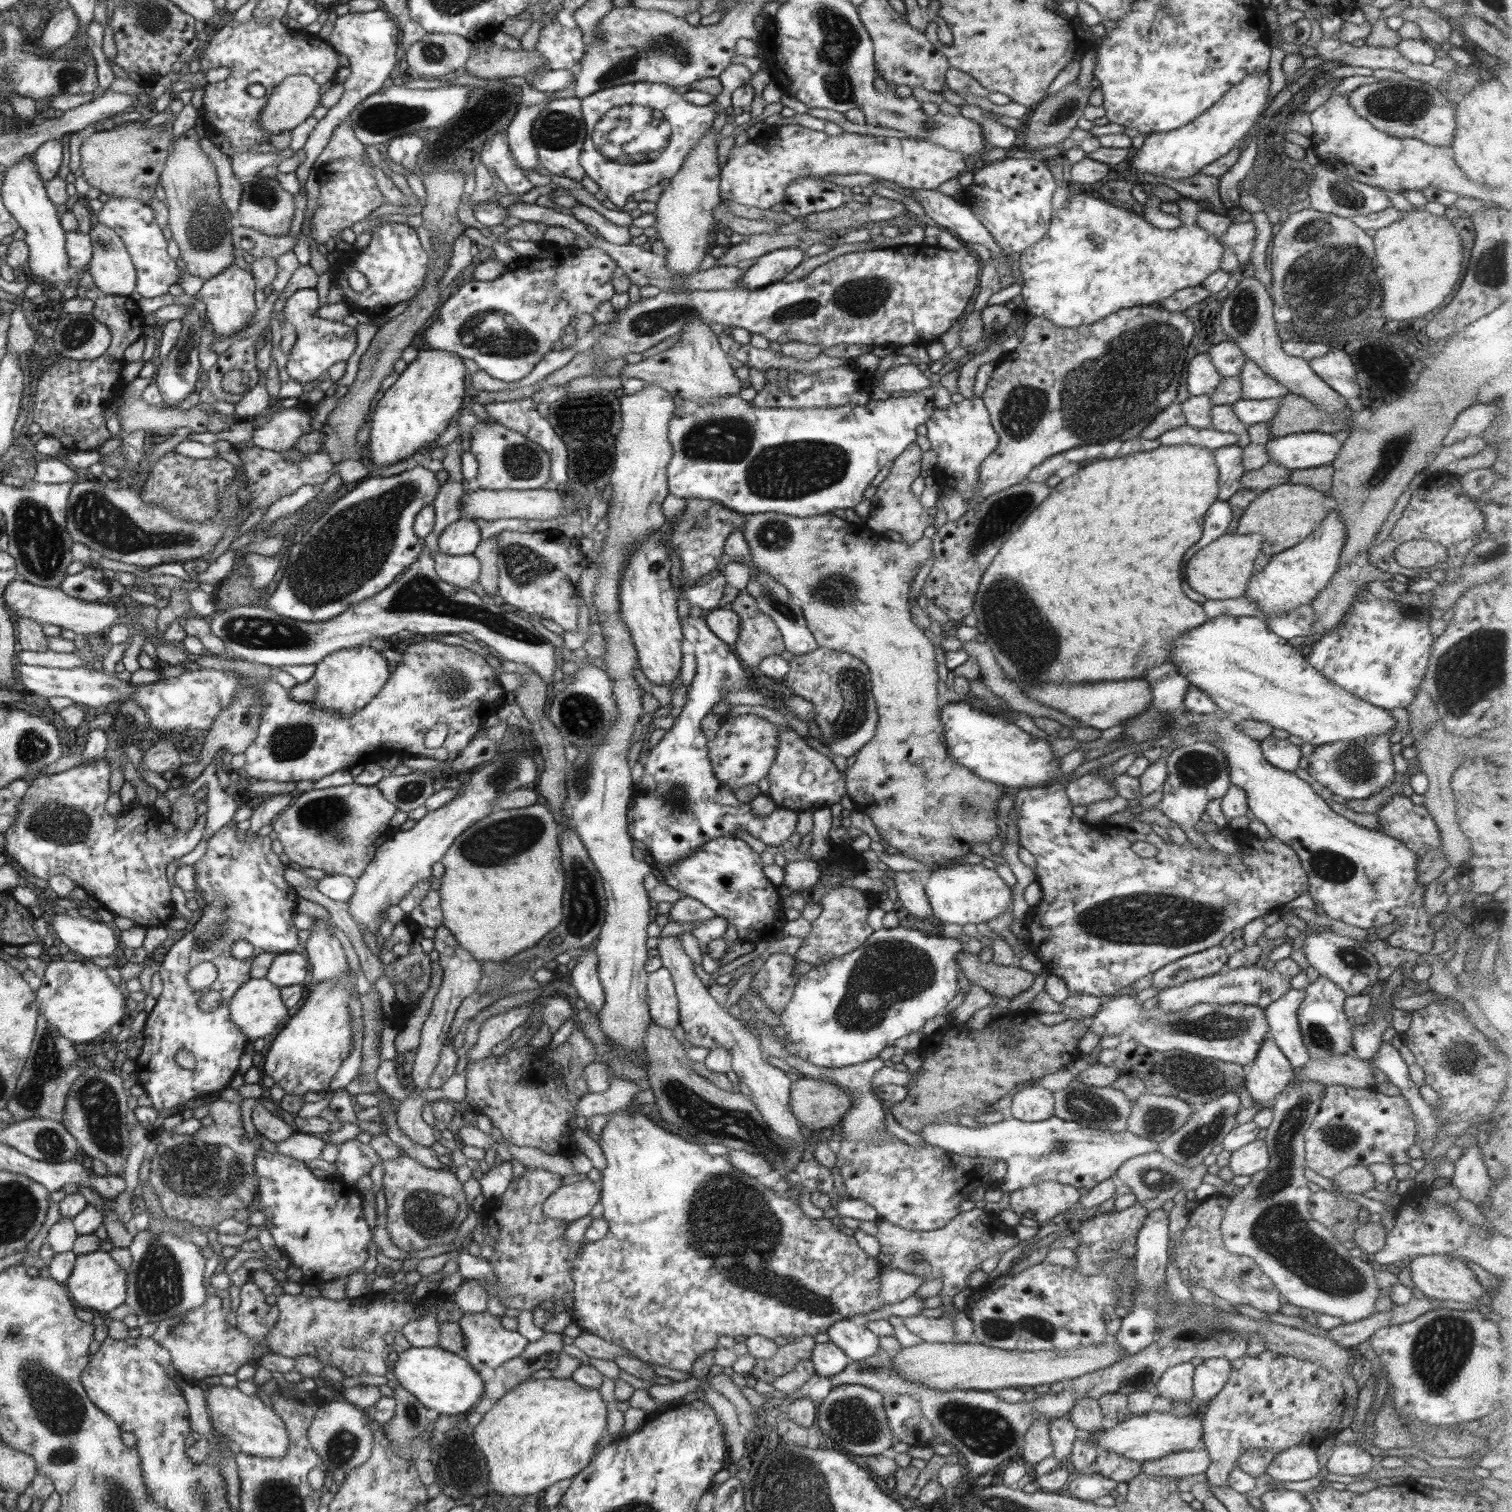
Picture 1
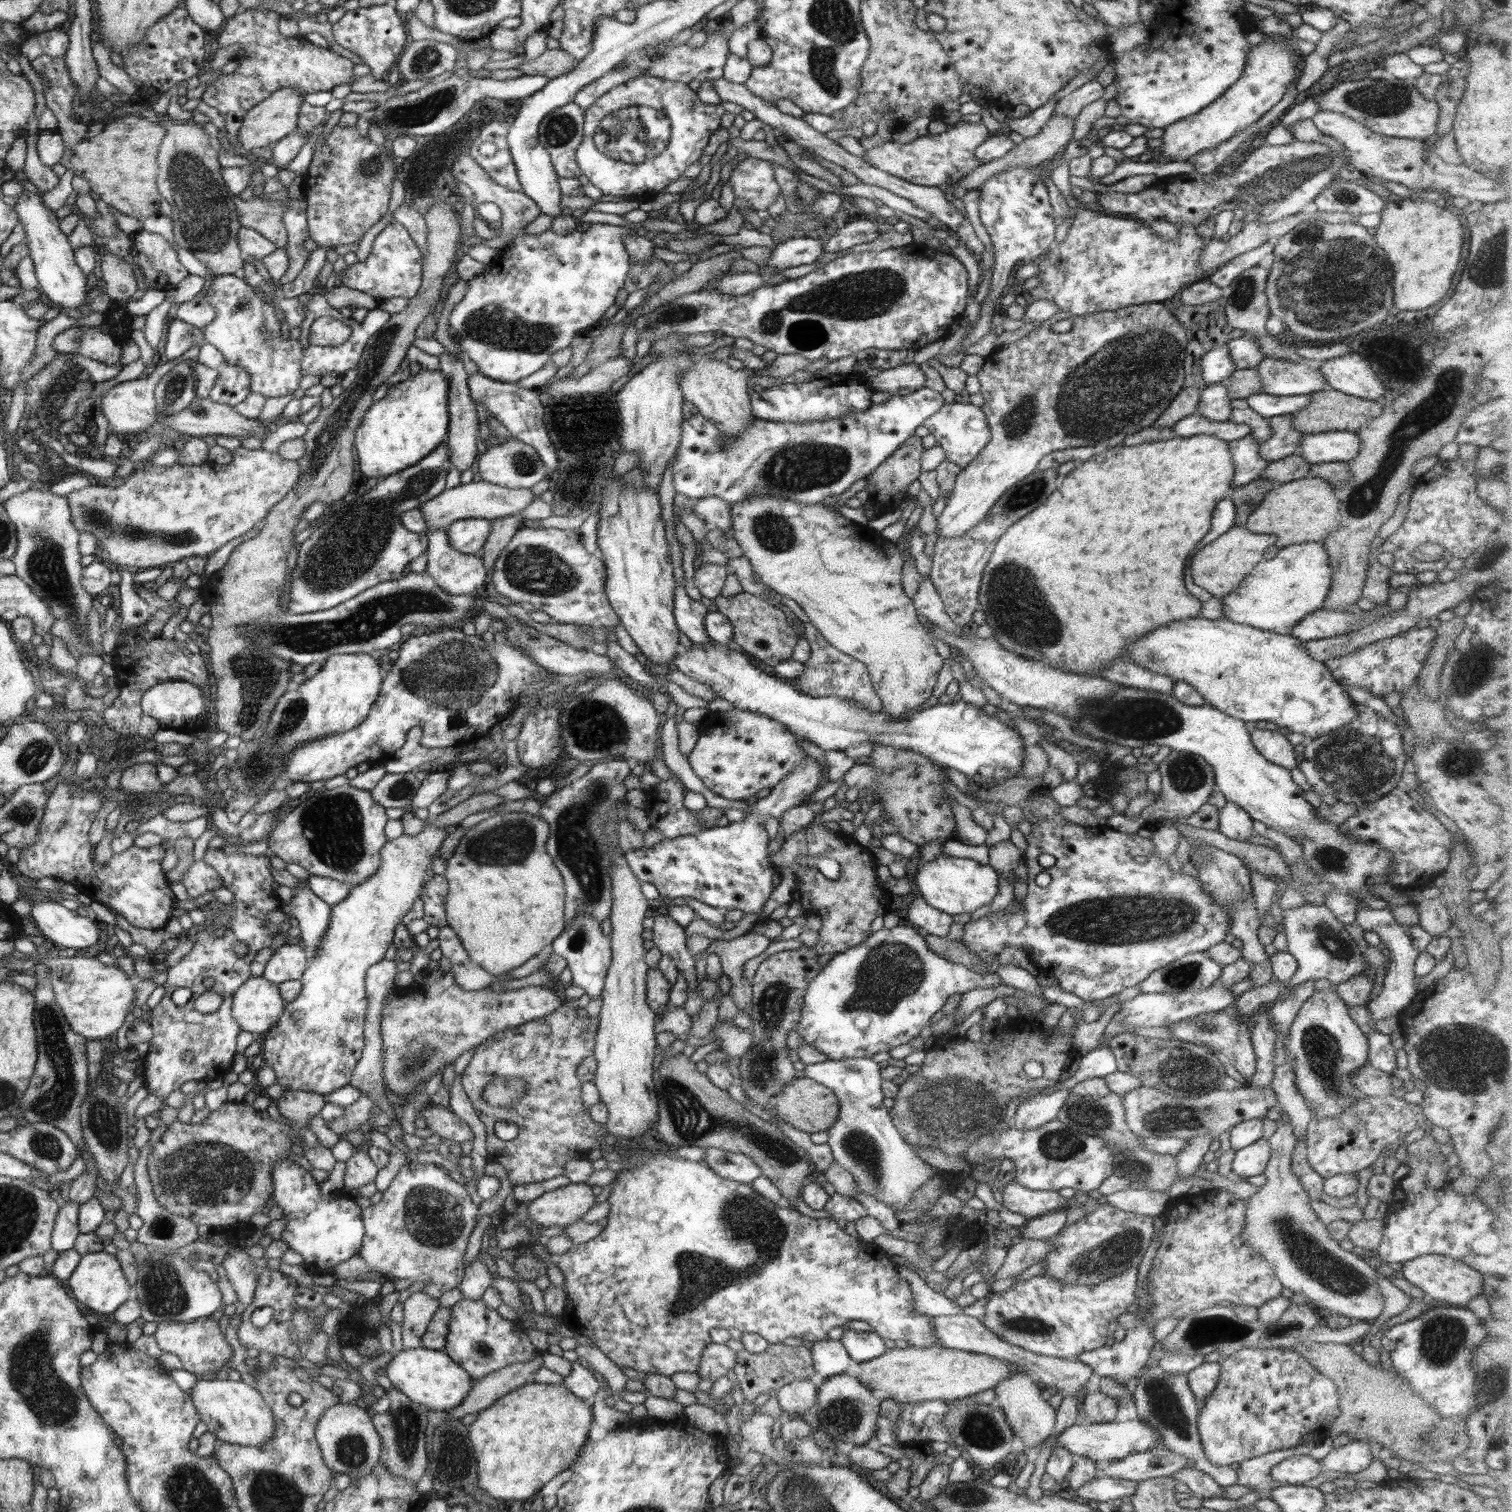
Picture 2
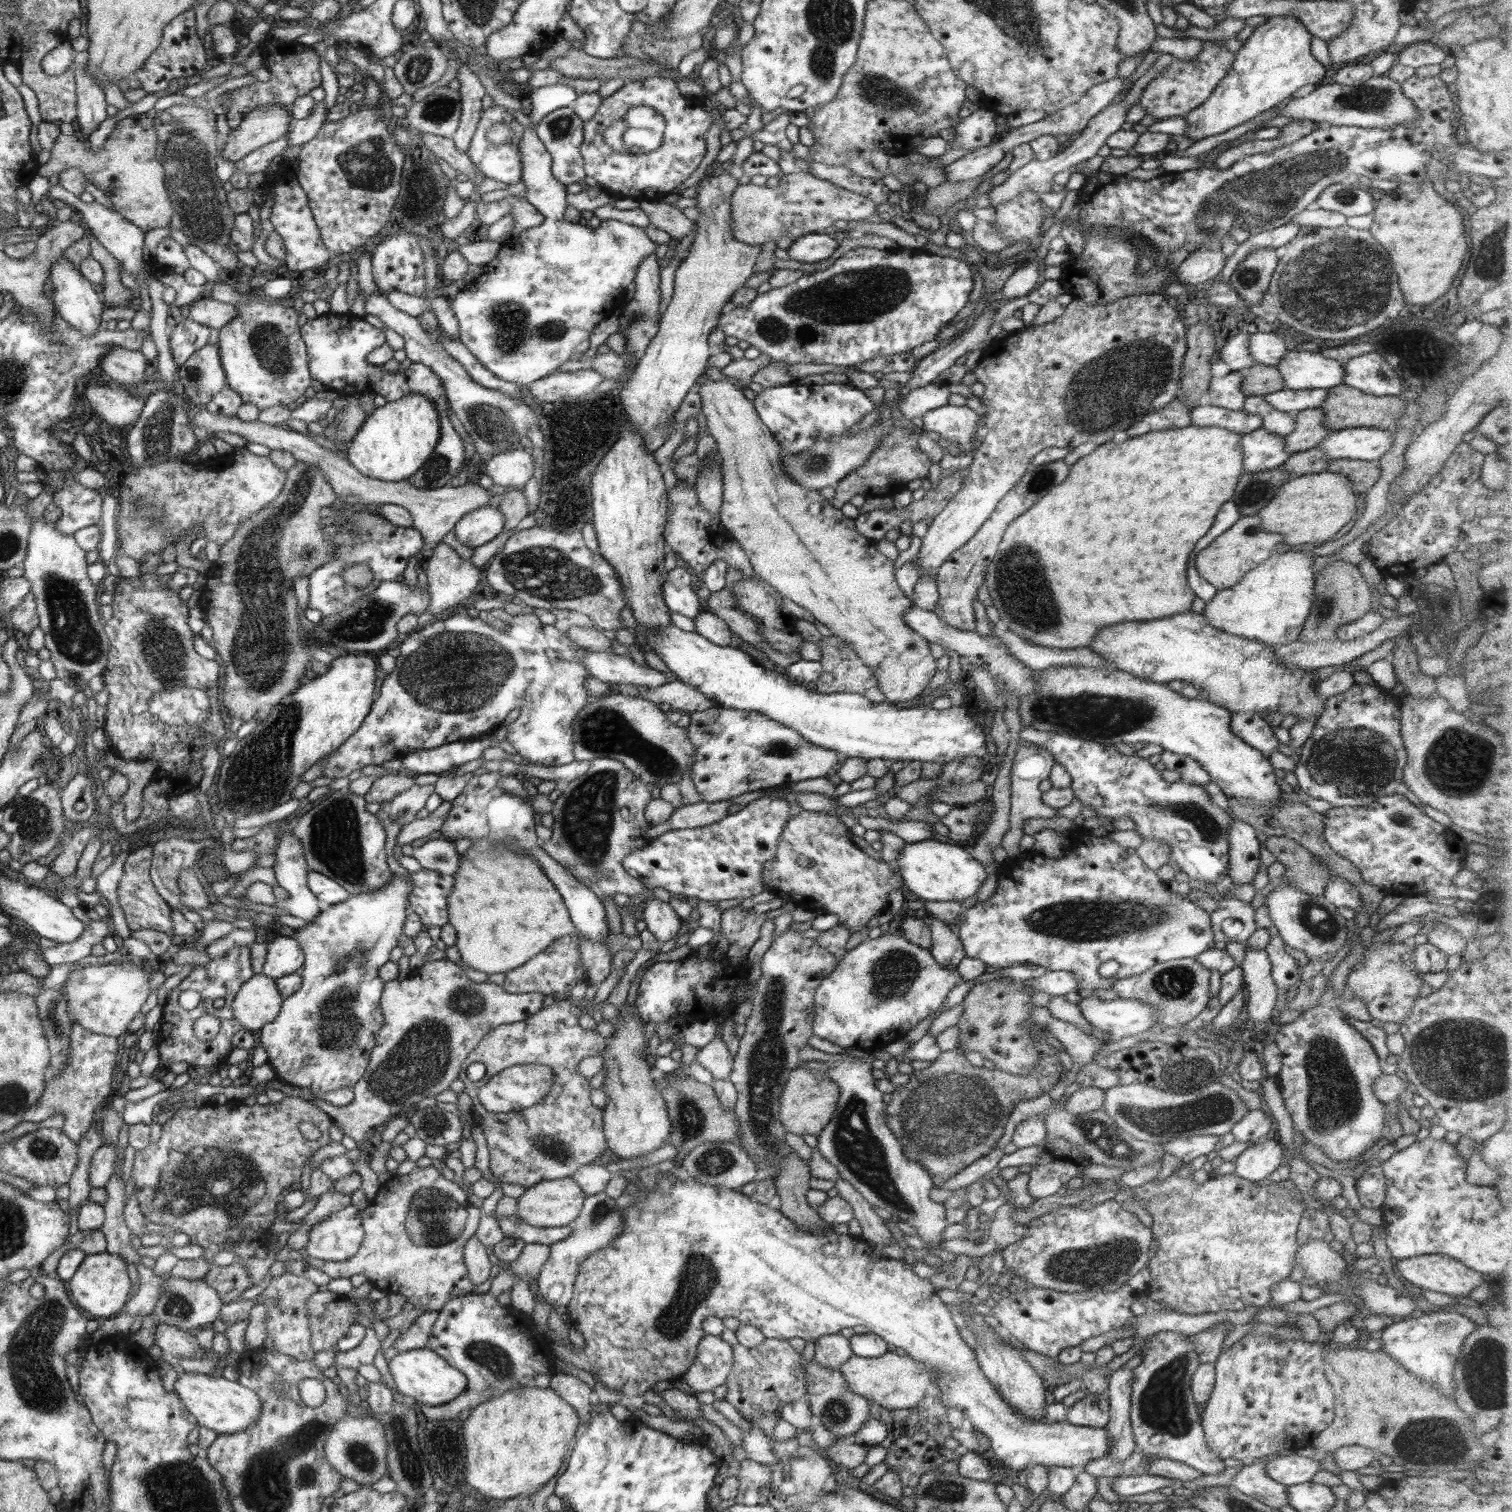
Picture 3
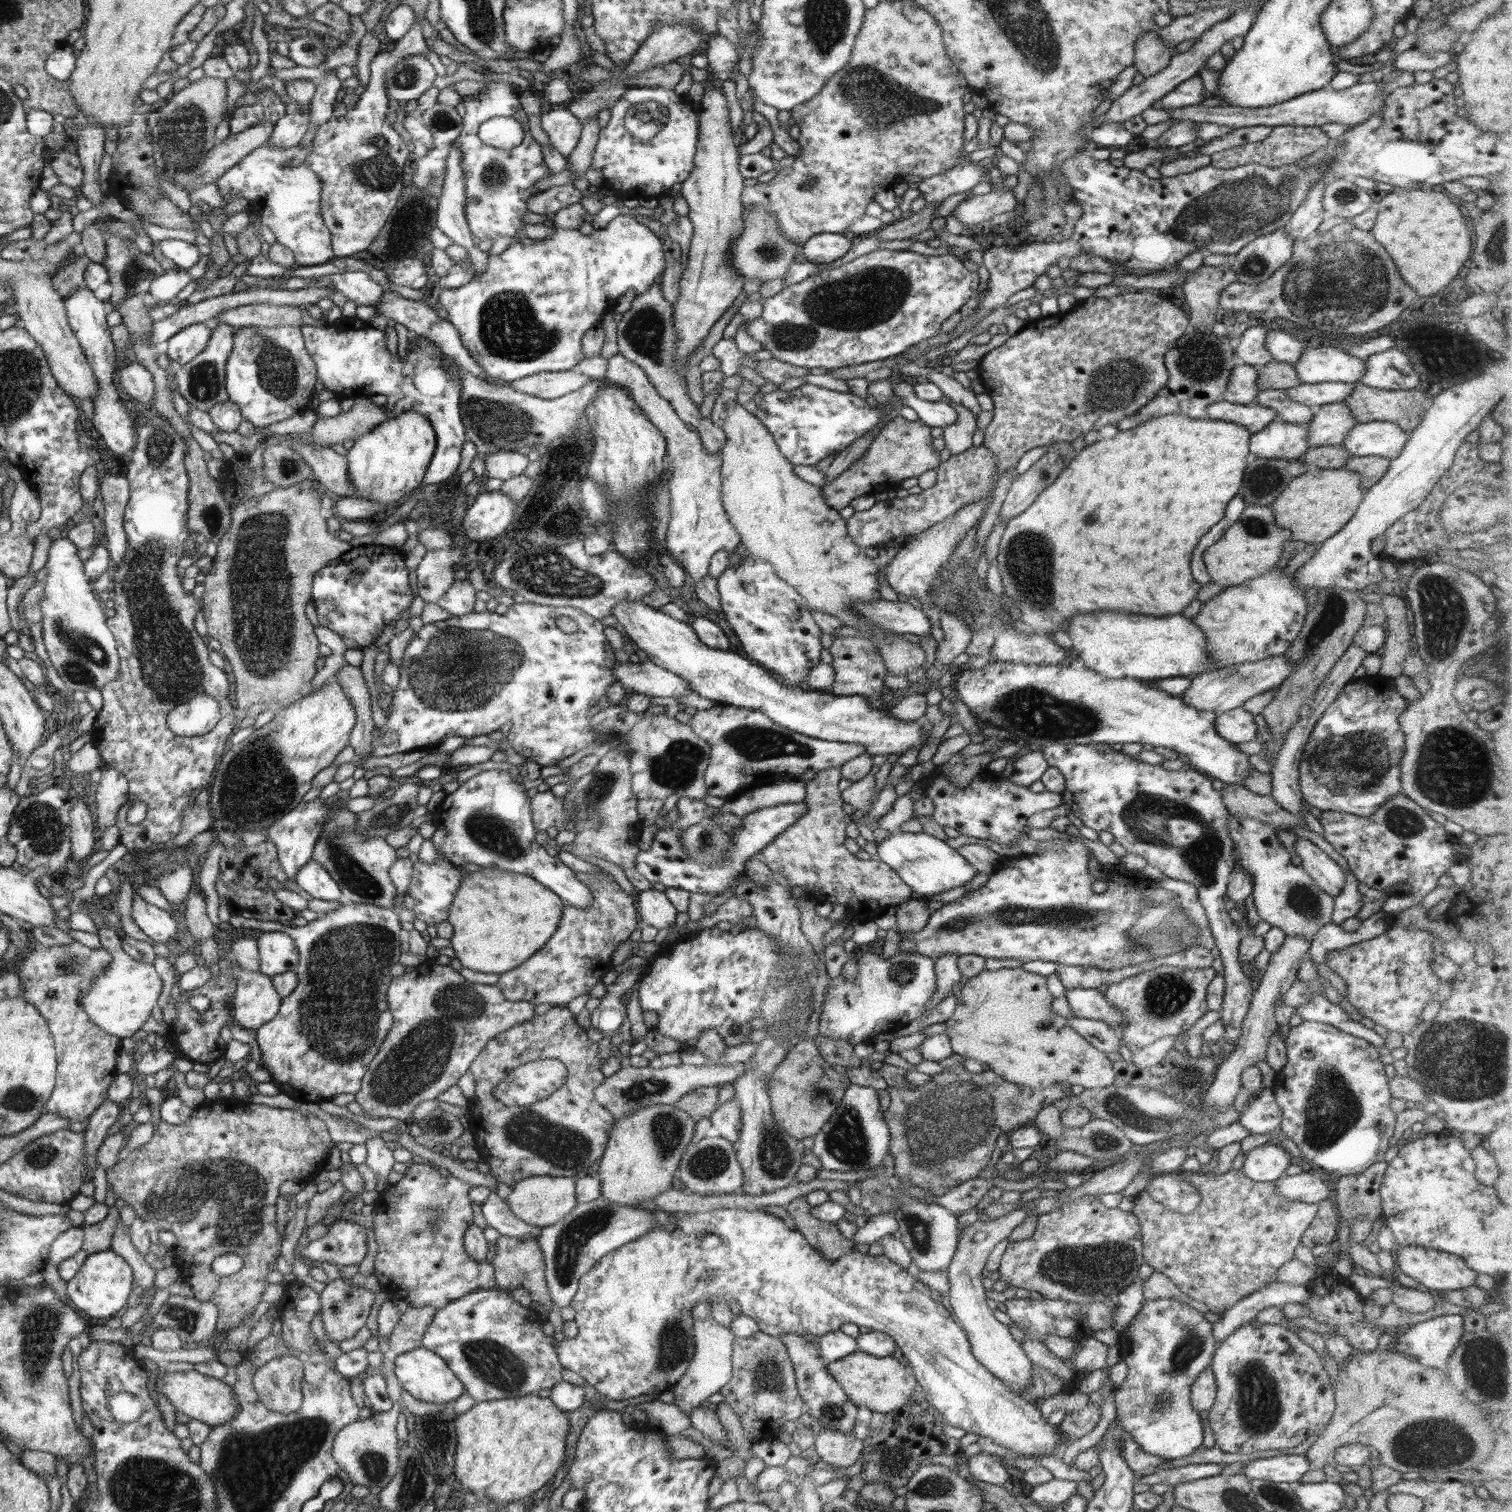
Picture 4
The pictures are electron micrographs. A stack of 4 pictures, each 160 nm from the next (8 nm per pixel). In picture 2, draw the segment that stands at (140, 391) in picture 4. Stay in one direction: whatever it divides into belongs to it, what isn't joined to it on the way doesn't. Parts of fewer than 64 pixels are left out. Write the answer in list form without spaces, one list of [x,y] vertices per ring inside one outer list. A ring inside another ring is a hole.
[[[76,326],[56,336],[53,348],[60,354],[80,354],[99,363],[121,363],[121,346],[110,333],[89,326]]]

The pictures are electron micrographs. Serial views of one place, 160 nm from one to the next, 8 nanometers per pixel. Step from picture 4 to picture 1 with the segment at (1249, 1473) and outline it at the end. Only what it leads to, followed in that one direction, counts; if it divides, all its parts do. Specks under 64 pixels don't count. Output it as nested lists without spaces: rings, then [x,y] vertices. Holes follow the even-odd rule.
[[[1311,1445],[1292,1446],[1276,1453],[1266,1469],[1266,1474],[1280,1482],[1302,1482],[1314,1478],[1319,1472],[1316,1447]]]

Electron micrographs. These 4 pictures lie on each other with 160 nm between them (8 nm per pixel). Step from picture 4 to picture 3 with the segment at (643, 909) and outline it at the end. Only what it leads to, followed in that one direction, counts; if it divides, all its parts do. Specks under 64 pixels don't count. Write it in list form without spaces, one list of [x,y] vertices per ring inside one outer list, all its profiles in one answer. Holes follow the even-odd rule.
[[[649,897],[646,900],[642,918],[646,922],[646,930],[661,942],[677,939],[683,923],[683,919],[674,912],[669,902],[663,902],[656,897]]]

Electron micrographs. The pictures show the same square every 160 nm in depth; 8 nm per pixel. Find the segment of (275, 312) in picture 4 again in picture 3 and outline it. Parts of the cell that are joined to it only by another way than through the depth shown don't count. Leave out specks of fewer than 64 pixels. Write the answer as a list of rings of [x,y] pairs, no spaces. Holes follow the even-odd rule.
[[[210,296],[182,307],[182,311],[188,319],[211,329],[222,329],[234,319],[234,316],[238,315],[238,309],[234,305],[217,301]]]

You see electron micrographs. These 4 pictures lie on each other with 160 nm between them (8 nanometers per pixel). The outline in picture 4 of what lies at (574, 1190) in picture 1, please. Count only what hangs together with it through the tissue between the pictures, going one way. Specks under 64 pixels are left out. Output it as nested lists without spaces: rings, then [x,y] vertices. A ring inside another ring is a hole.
[[[526,1177],[513,1184],[512,1192],[505,1198],[511,1211],[526,1224],[538,1228],[555,1225],[571,1213],[578,1204],[578,1196],[574,1196],[574,1177]]]

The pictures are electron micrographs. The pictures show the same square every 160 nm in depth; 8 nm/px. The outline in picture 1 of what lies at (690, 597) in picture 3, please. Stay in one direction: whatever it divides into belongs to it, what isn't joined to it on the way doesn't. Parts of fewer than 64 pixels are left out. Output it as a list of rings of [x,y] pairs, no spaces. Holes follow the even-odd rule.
[[[704,615],[688,617],[683,620],[684,638],[694,644],[694,656],[697,662],[696,674],[688,685],[687,701],[682,707],[682,712],[675,718],[674,724],[662,739],[652,747],[644,765],[642,781],[635,788],[635,805],[628,814],[630,819],[630,834],[636,842],[642,842],[642,848],[655,860],[658,868],[670,868],[678,860],[694,854],[702,844],[724,836],[735,836],[736,828],[743,828],[754,838],[762,841],[766,846],[781,847],[788,844],[788,838],[796,831],[798,821],[794,810],[776,808],[769,816],[756,816],[751,804],[736,799],[735,792],[722,784],[713,773],[710,759],[708,758],[707,738],[702,732],[702,718],[712,713],[712,707],[722,700],[722,694],[743,690],[749,685],[749,678],[742,669],[742,662],[732,650],[730,645],[722,642],[707,625]]]

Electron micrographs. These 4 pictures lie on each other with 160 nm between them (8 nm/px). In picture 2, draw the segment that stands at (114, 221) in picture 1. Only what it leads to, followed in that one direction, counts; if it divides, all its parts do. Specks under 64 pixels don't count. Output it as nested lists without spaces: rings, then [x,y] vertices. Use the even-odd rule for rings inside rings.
[[[143,228],[130,236],[131,261],[143,270],[147,290],[168,291],[182,282],[189,273],[166,238]]]

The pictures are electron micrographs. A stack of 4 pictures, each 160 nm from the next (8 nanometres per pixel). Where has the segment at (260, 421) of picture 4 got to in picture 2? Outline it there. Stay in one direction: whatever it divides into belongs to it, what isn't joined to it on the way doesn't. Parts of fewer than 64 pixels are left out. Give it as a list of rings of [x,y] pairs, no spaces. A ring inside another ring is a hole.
[[[216,275],[213,285],[205,289],[207,301],[216,309],[216,317],[204,327],[203,337],[224,357],[224,364],[242,367],[250,376],[250,391],[266,398],[292,395],[300,386],[302,344],[298,339],[284,338],[280,310],[266,304],[252,286],[239,275]]]

